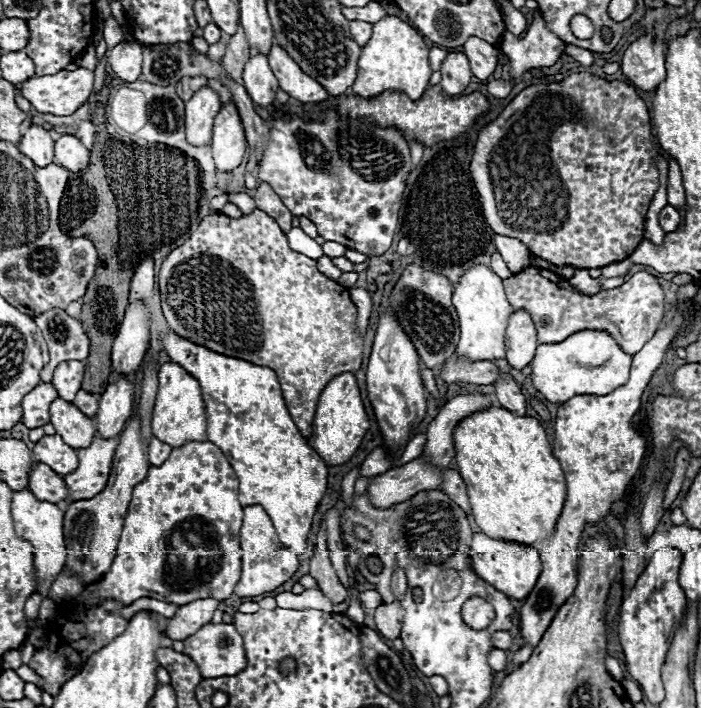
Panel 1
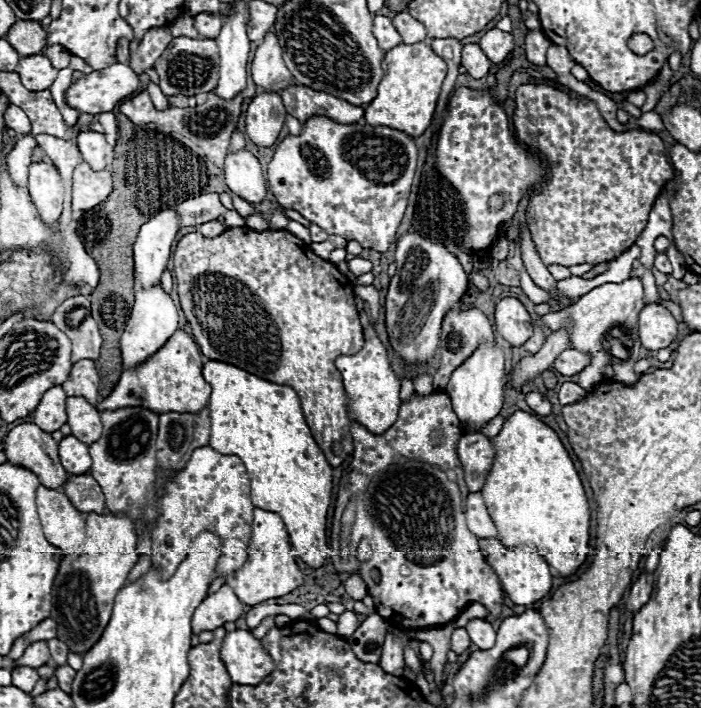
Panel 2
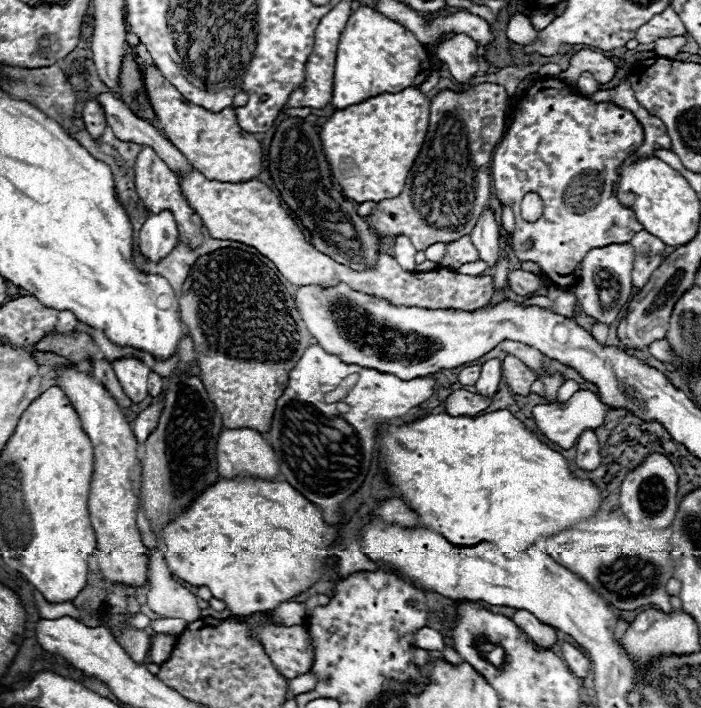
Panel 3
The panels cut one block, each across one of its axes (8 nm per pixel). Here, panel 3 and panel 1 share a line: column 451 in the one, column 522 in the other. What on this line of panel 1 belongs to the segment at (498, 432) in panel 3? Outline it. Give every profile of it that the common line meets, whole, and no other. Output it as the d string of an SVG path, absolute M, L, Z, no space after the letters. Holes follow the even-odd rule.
M500 406L478 410L454 428L454 450L456 468L468 488L472 516L486 536L534 544L554 532L554 520L558 520L566 498L566 482L536 418L518 416Z

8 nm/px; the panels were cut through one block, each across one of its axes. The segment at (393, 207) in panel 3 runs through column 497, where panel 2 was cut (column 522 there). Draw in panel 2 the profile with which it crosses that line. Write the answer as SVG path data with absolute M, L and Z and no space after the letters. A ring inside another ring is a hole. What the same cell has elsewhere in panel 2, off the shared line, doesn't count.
M546 84L518 86L512 122L516 140L530 152L536 152L548 168L542 186L528 194L526 206L526 224L542 262L562 266L602 264L618 258L634 246L646 226L652 204L664 184L674 178L674 168L666 156L662 140L642 128L632 132L614 132L590 98L570 98L562 90Z

